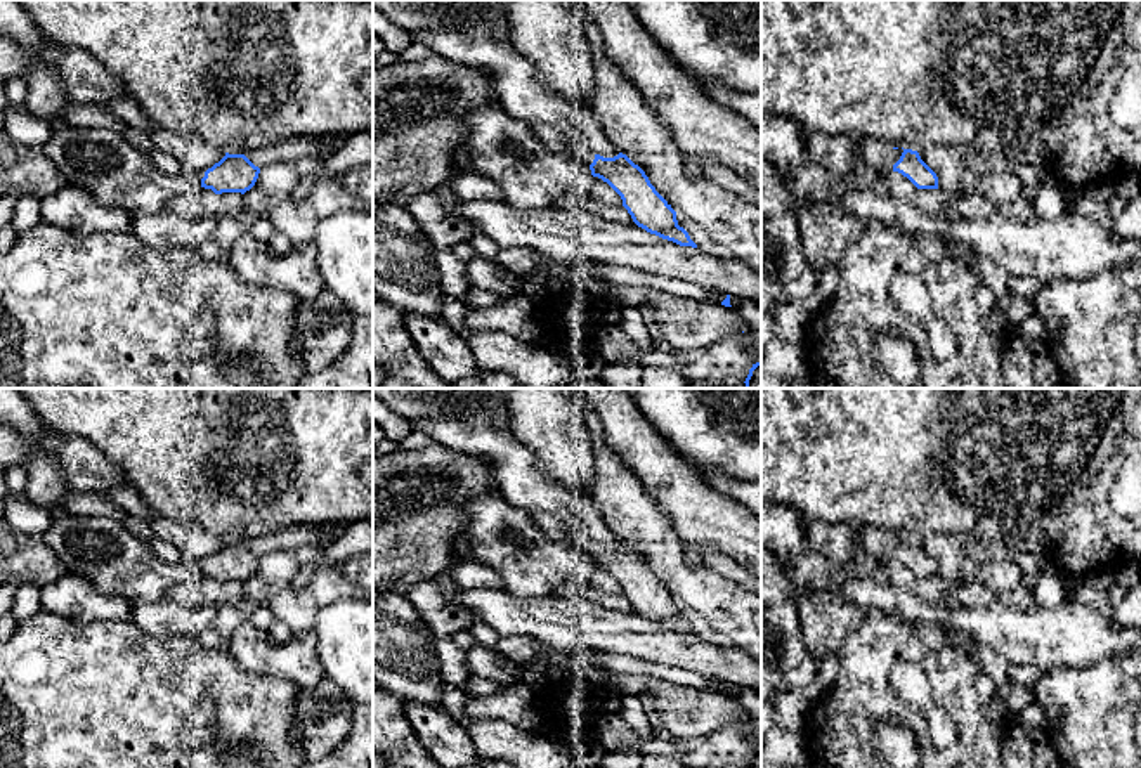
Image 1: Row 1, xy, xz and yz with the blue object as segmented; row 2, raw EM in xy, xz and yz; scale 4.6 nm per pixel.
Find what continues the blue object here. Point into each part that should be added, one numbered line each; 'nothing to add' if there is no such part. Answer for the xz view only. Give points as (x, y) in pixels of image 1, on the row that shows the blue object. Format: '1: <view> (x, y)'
1: xz (580, 149)

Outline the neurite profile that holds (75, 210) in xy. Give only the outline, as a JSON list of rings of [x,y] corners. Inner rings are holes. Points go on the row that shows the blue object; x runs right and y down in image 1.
[[[59,187],[40,199],[42,222],[88,236],[94,232],[130,232],[130,212],[99,205],[85,189]]]

